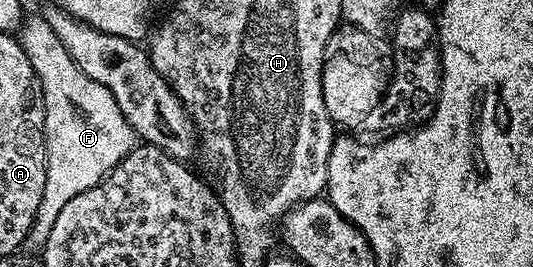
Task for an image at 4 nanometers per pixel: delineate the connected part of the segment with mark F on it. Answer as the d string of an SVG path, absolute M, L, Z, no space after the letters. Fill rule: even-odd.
M43 16L25 17L18 27L18 41L30 64L34 64L44 97L46 188L42 188L42 204L38 204L27 240L29 247L40 248L46 236L50 236L58 212L62 212L74 196L102 181L131 150L136 149L138 139L126 116L122 116L122 108L118 108L118 100L114 100L110 88L102 88L98 80L90 80L90 76L78 68Z

